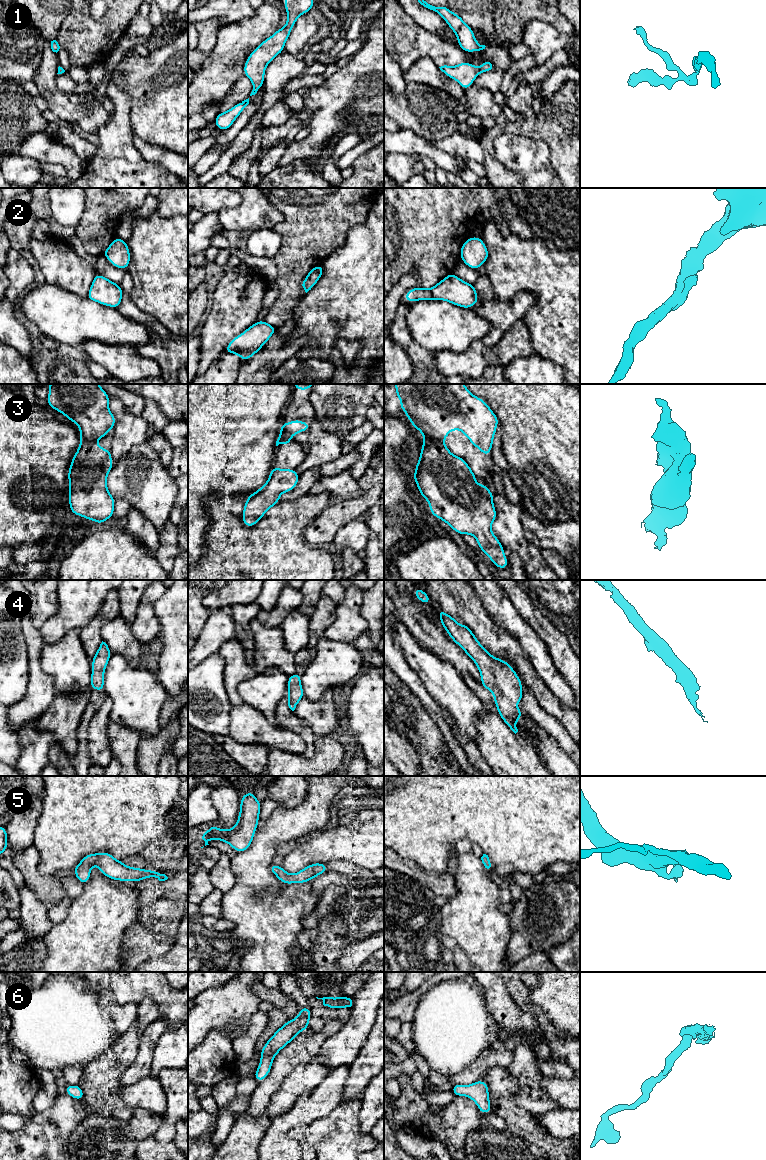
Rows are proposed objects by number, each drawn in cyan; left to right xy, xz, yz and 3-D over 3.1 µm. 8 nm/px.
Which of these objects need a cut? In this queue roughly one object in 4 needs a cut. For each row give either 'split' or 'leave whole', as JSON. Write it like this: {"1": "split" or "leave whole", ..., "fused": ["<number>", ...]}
{"1": "leave whole", "2": "leave whole", "3": "split", "4": "leave whole", "5": "leave whole", "6": "leave whole", "fused": ["3"]}

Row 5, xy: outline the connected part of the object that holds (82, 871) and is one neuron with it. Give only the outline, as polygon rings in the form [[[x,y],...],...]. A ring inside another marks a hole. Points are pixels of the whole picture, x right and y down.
[[[108,852],[88,854],[73,867],[75,877],[85,884],[90,880],[91,868],[97,865],[100,872],[112,880],[137,882],[149,877],[155,877],[159,881],[165,881],[168,877],[156,870],[145,870],[142,868],[128,867],[121,860],[115,860]]]

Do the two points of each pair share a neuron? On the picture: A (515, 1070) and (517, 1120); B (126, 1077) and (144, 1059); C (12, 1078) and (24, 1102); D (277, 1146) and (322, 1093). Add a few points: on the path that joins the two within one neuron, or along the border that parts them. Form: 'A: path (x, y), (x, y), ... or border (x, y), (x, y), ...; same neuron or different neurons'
A: border (516, 1079), (517, 1092), (515, 1103), (533, 1115); different neurons
B: path (130, 1073), (140, 1063); same neuron
C: path (13, 1084), (15, 1086), (15, 1093), (18, 1096); same neuron
D: path (279, 1132), (295, 1116), (308, 1107); same neuron

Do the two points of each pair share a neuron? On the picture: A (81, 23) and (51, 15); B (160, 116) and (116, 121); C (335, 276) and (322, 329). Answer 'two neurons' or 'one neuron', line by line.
A: two neurons
B: two neurons
C: one neuron

